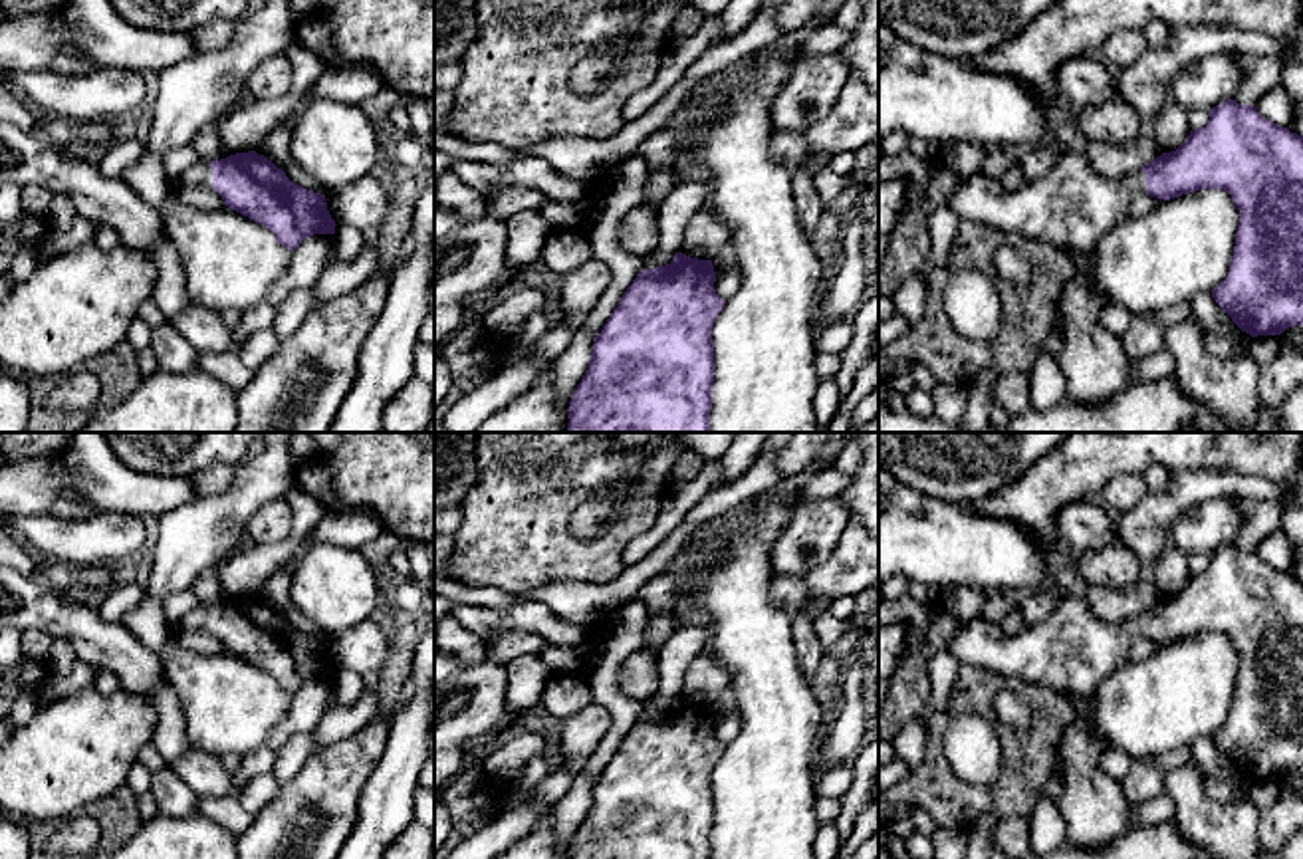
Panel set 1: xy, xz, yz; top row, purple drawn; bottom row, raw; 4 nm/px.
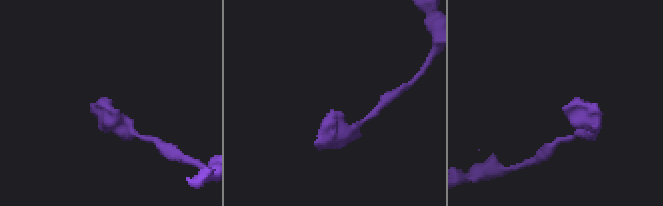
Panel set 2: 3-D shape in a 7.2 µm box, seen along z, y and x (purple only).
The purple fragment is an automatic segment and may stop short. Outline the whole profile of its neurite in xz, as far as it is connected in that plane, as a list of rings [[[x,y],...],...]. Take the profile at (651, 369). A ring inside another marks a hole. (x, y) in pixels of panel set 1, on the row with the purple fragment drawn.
[[[682,252],[670,264],[641,270],[595,337],[591,363],[569,401],[567,432],[712,432],[712,329],[724,300],[714,290],[712,260]]]

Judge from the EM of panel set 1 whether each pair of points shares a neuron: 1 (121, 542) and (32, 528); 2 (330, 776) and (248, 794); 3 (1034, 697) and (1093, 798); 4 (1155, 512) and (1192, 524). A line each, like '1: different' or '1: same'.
1: same
2: different
3: different
4: different

